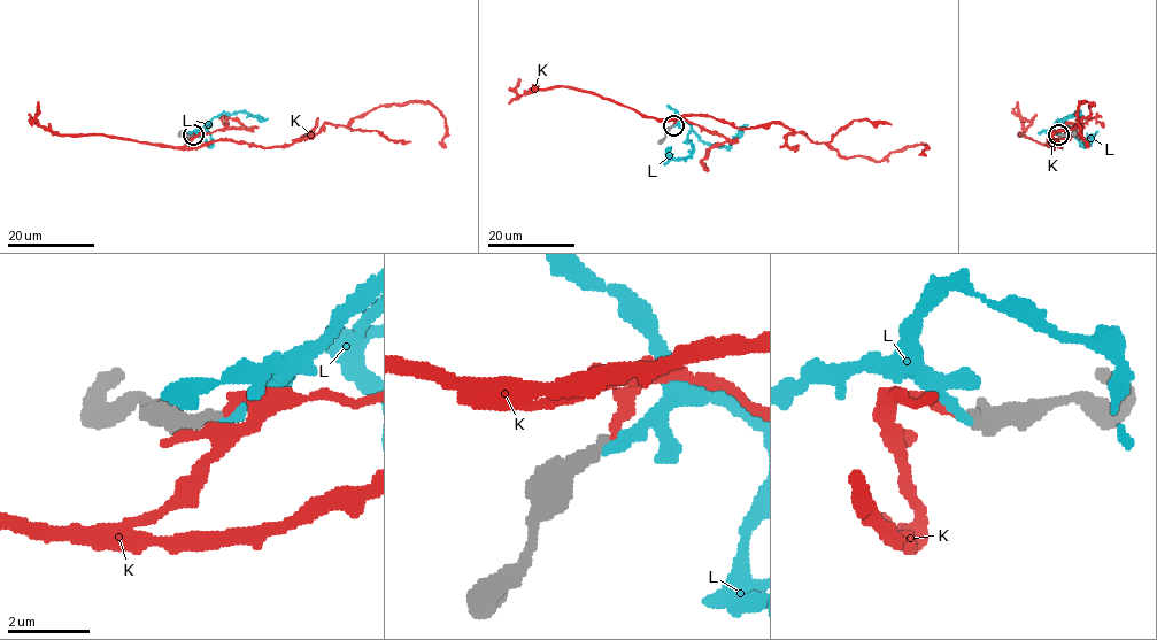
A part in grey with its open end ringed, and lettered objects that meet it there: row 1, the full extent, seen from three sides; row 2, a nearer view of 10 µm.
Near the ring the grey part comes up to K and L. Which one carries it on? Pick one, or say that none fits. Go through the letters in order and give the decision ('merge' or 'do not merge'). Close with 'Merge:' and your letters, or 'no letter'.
K: merge
L: do not merge
Merge: K

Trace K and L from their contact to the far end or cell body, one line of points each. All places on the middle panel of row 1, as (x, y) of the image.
K: (672, 125), (666, 118), (684, 115), (773, 122), (841, 156), (882, 160), (919, 144), (926, 156)
L: (672, 125), (680, 121), (689, 125), (688, 141), (693, 148), (685, 159), (672, 159), (669, 153), (672, 146)

